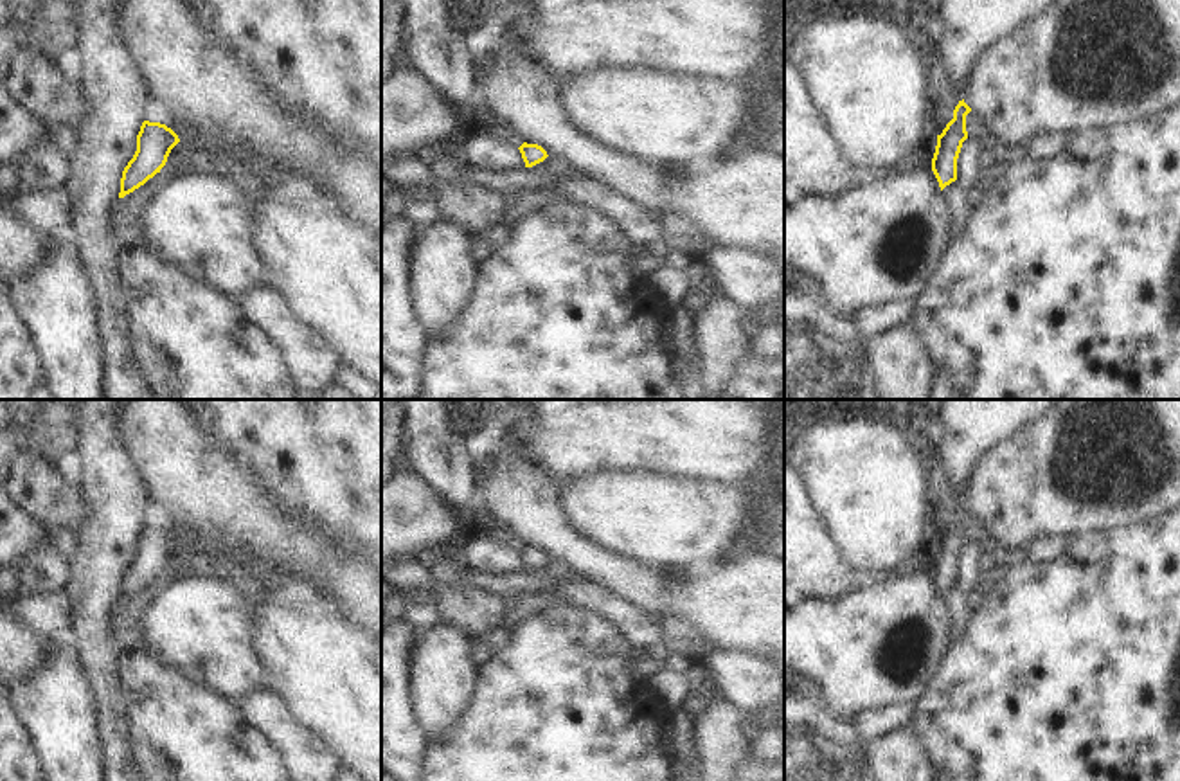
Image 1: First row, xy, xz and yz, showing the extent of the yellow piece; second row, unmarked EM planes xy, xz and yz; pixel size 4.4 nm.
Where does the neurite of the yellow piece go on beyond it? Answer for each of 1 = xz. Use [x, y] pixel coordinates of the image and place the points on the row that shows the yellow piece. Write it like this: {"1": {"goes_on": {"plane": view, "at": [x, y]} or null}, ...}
{"1": {"goes_on": null}}

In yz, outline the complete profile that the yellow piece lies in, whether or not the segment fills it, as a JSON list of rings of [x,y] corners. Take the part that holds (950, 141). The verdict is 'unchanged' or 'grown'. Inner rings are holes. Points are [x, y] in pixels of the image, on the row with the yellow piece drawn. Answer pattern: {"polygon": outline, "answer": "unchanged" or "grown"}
{"polygon": [[[962,101],[953,110],[953,119],[937,135],[937,146],[932,158],[932,171],[939,182],[941,191],[957,180],[957,158],[962,142],[968,139],[966,115],[971,108]]], "answer": "unchanged"}

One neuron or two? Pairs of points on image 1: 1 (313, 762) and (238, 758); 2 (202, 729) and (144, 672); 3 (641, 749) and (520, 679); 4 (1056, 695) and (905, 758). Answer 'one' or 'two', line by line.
1: two
2: one
3: one
4: two

